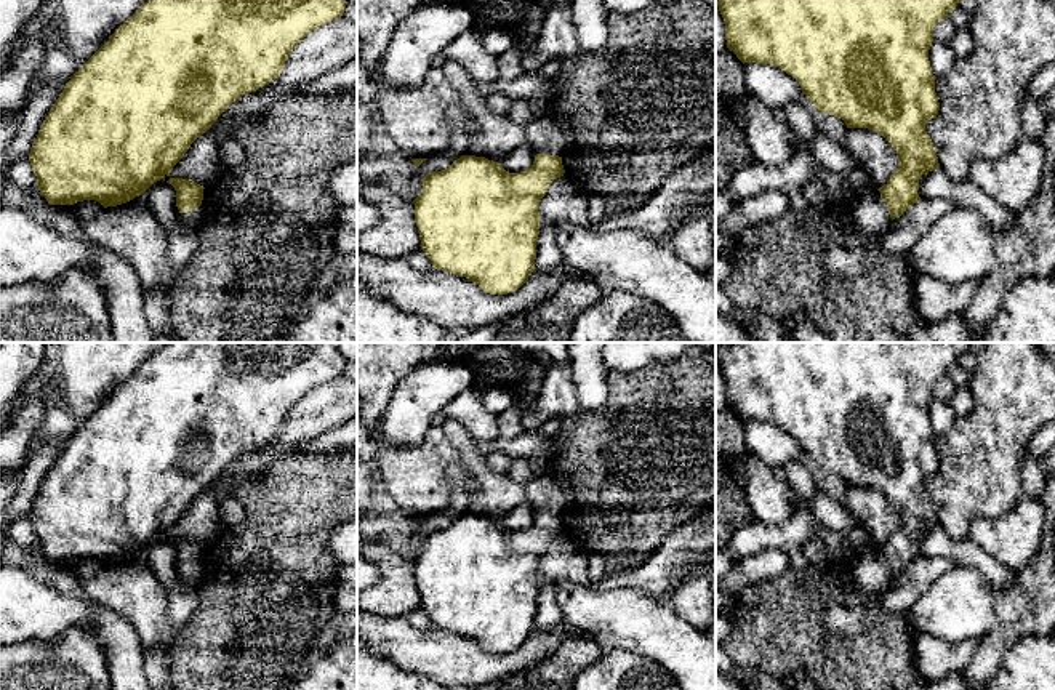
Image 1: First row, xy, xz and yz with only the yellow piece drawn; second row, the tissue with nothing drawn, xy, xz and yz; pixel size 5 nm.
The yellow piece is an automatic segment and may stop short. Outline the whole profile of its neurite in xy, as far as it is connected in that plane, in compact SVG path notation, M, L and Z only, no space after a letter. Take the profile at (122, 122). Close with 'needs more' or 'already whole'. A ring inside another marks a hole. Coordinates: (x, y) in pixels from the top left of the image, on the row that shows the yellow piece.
M147 0L126 19L109 40L72 75L45 117L32 142L29 160L37 176L37 187L48 205L74 205L96 200L104 208L117 207L142 195L154 183L170 175L191 144L239 98L272 83L283 70L295 46L312 30L343 16L346 0Z; already whole

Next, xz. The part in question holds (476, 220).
M551 118L533 120L527 125L527 144L536 155L533 165L520 173L509 173L501 163L485 157L461 155L448 168L423 178L423 191L413 200L415 223L421 250L431 259L432 267L466 277L490 295L512 293L528 280L535 271L536 239L540 235L538 205L551 183L565 173L562 165L565 134Z; needs more

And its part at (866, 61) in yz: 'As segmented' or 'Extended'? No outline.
Extended

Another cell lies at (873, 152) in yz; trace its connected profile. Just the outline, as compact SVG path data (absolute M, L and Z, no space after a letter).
M847 128L844 146L855 157L860 168L868 173L874 189L887 184L898 168L897 150L877 131Z

